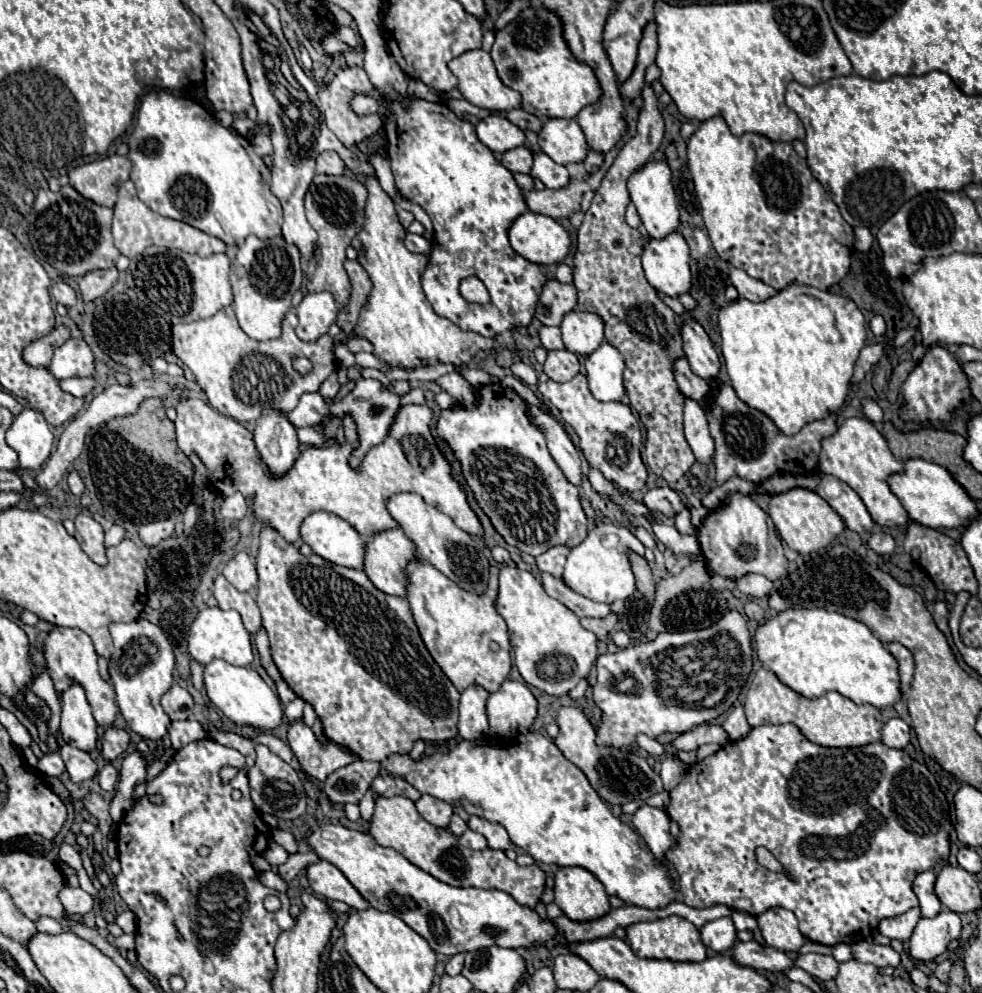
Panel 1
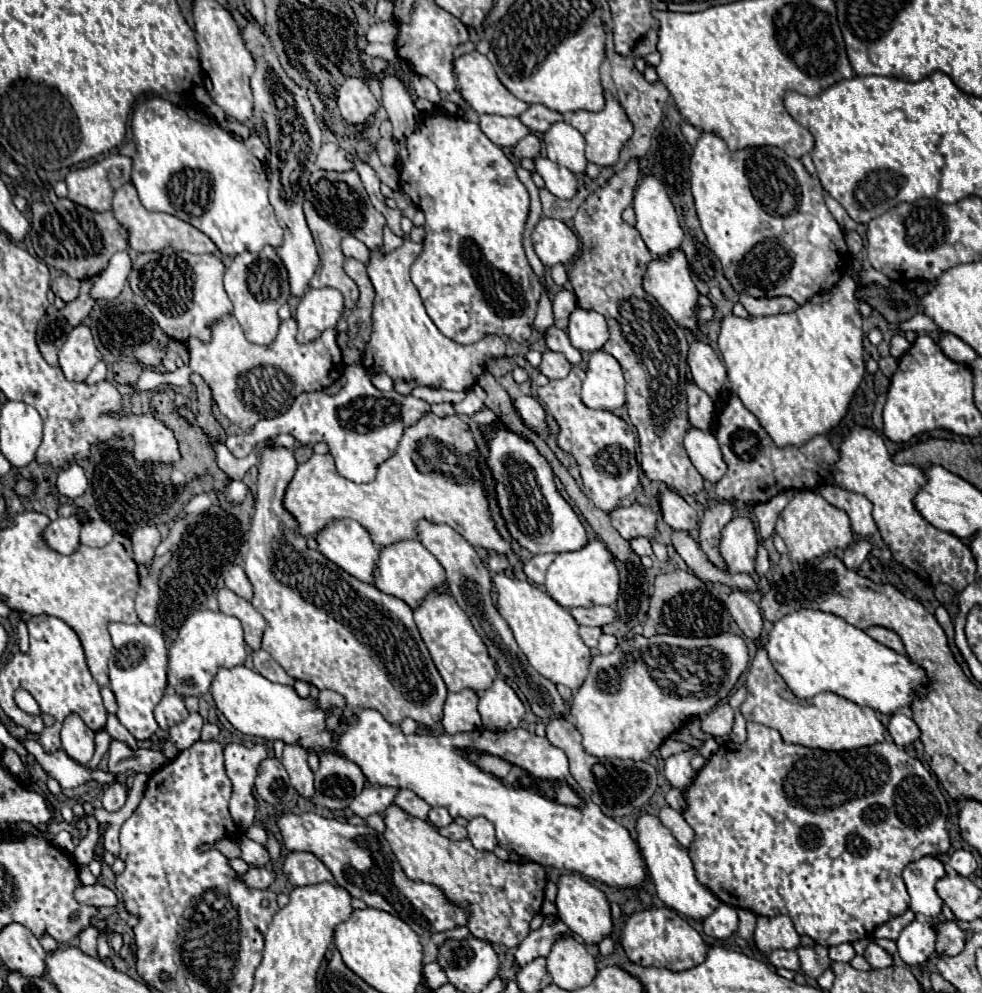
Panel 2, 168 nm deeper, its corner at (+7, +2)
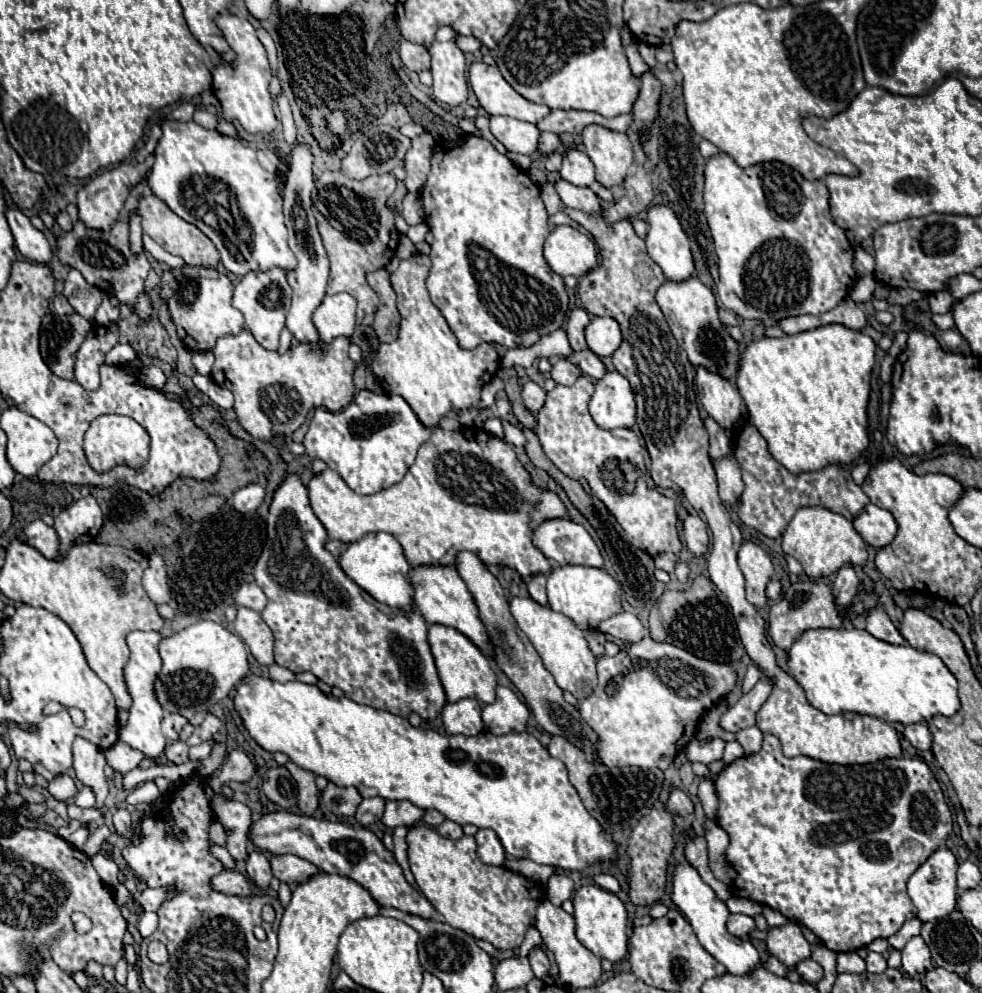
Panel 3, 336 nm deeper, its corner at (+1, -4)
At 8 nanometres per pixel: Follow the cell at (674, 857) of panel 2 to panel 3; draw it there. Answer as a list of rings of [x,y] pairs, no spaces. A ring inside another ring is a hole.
[[[679,864],[675,866],[675,878],[673,878],[673,892],[671,892],[673,902],[677,904],[677,908],[685,914],[685,918],[689,920],[689,924],[693,926],[701,946],[715,958],[719,960],[731,974],[743,976],[753,972],[757,966],[761,966],[759,960],[759,952],[753,944],[735,938],[727,932],[727,918],[729,918],[729,910],[725,906],[723,900],[719,900],[715,896],[715,892],[701,880],[701,876],[697,874],[697,870],[689,864]]]

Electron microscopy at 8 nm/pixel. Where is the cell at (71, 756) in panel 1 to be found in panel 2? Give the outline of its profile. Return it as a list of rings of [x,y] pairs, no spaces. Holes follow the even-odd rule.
[[[21,740],[21,744],[27,748],[29,754],[33,754],[41,762],[41,766],[47,774],[51,774],[53,778],[59,780],[61,788],[79,788],[81,784],[91,782],[91,780],[95,780],[99,784],[111,784],[115,780],[115,776],[109,772],[101,772],[97,768],[77,764],[73,758],[67,756],[65,750],[47,754],[39,742]]]

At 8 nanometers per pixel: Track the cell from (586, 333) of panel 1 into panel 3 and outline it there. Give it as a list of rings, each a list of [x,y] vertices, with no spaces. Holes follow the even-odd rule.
[[[593,318],[585,330],[585,338],[589,348],[599,354],[599,358],[611,356],[623,340],[619,324],[613,318]]]

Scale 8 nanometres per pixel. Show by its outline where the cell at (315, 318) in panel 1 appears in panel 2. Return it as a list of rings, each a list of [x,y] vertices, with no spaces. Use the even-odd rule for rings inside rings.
[[[309,288],[301,298],[295,320],[299,324],[297,340],[307,344],[321,336],[323,330],[335,328],[343,314],[343,296],[335,288]]]

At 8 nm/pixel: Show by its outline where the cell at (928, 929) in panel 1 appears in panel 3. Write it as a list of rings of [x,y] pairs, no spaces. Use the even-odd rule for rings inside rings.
[[[921,936],[911,938],[905,948],[901,950],[903,956],[903,972],[907,972],[909,976],[917,976],[923,974],[931,968],[931,952],[927,948],[927,944],[923,942]]]

